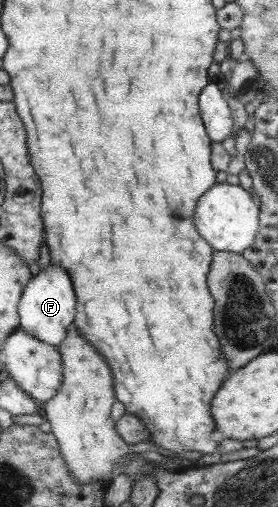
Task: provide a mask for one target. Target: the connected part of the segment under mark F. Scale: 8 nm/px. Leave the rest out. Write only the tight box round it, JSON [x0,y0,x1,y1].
[19,263,76,349]

